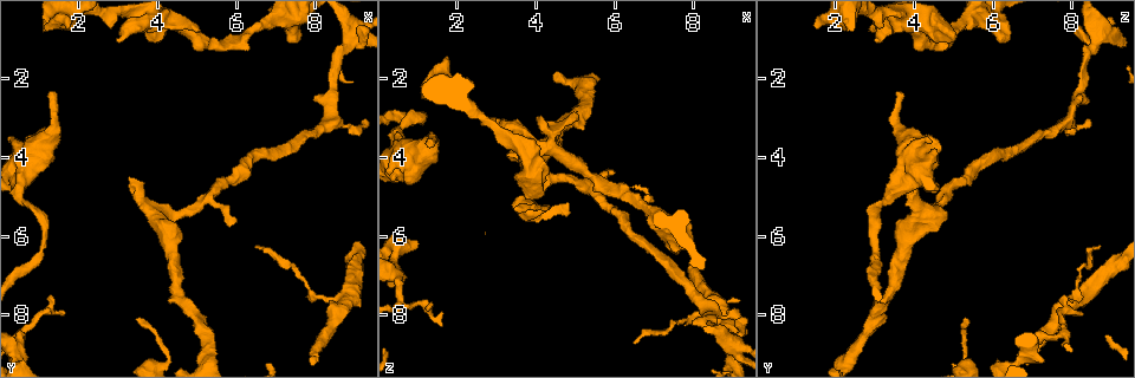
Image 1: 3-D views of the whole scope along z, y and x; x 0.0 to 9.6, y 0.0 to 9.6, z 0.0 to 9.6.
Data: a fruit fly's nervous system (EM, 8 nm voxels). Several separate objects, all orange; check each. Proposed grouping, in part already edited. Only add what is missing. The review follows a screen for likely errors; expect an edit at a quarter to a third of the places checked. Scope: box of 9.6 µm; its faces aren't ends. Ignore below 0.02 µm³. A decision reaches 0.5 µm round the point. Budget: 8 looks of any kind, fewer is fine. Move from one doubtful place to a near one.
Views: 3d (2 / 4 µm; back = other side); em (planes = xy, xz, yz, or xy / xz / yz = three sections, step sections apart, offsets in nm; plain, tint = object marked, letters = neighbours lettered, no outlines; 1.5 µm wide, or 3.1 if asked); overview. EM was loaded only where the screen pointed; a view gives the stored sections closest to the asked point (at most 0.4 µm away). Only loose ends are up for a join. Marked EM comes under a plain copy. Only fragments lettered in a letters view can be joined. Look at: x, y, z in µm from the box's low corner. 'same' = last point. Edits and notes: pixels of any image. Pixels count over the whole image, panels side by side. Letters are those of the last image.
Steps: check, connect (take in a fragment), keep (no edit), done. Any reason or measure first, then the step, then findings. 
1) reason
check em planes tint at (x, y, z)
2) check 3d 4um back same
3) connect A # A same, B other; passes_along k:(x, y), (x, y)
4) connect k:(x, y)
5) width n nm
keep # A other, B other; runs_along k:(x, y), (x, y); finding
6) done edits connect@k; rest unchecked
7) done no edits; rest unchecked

check 3d 2um at (2.90, 1.10, 3.10)

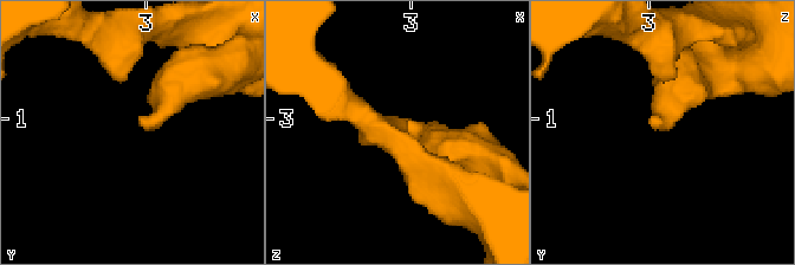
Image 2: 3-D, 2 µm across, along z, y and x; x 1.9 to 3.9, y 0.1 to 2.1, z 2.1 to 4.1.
check em planes letters at (2.94, 1.04, 3.04)

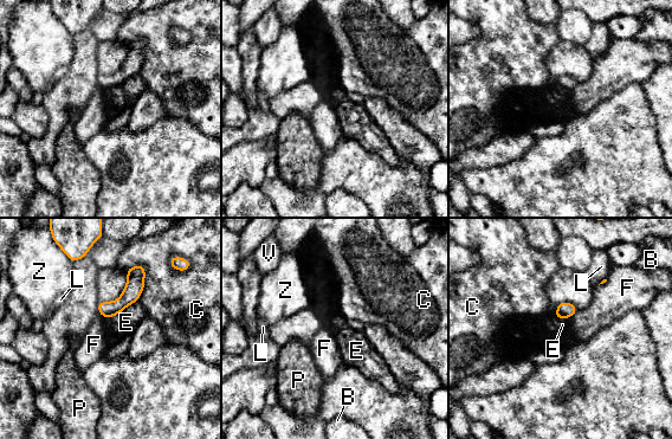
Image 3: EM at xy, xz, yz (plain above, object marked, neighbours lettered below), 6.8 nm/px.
keep # B other, C other, E other, F other, L other, P other, V other, Z other; runs_along 3:(141, 269), (134, 289), (102, 311); none of them fits

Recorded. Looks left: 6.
free end
check em xz step 8 letters at (3.30, 4.60, 4.00)

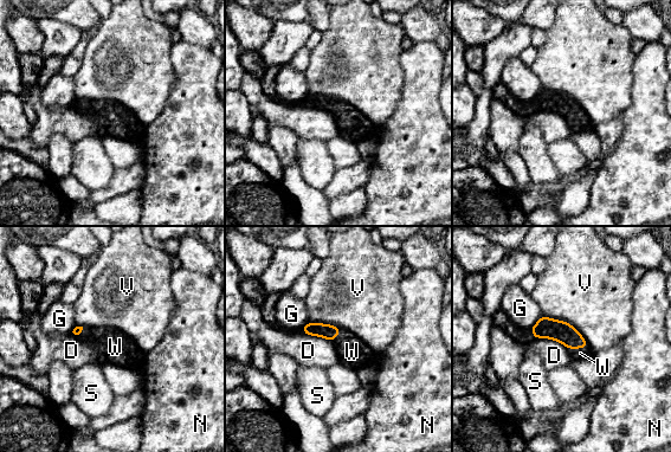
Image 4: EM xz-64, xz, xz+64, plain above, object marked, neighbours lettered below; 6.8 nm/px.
check em planes letters same

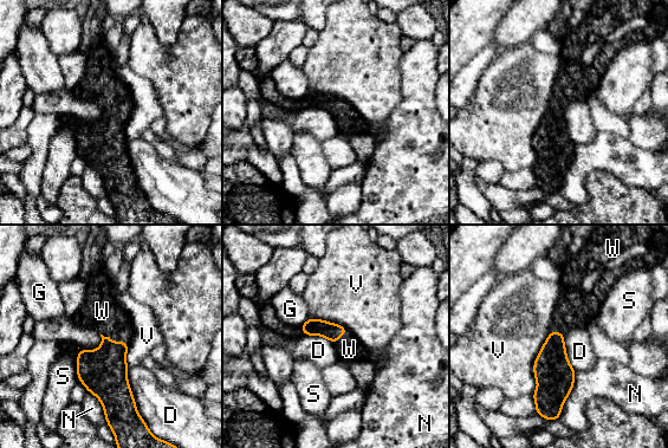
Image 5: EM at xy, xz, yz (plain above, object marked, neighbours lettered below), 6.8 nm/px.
connect W # D other, G other, N other, S other, V other, W same; passes_along 5:(103, 371), (115, 342), (102, 311); the neuron continues

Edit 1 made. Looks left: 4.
branch stops here
check em planes letters at (1.35, 2.25, 3.55)

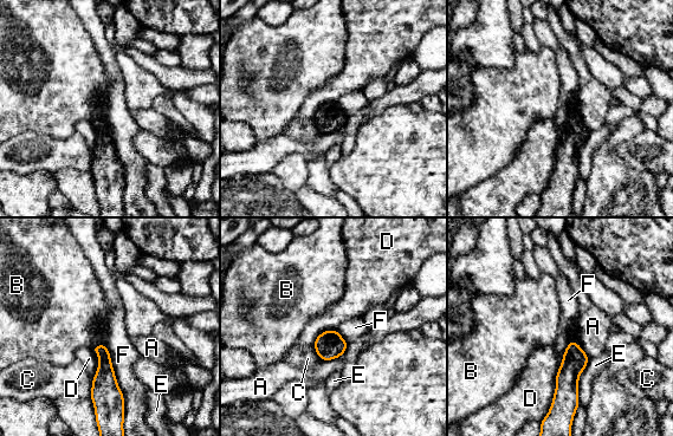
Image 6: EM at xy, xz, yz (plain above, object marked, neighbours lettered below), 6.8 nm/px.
keep # A other, B other, C other, D other, E other, F other; border 6:(105, 343), (97, 344), (91, 349); no lettered fragment goes on from it

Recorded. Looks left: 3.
done edits connect@5; rest unchecked

